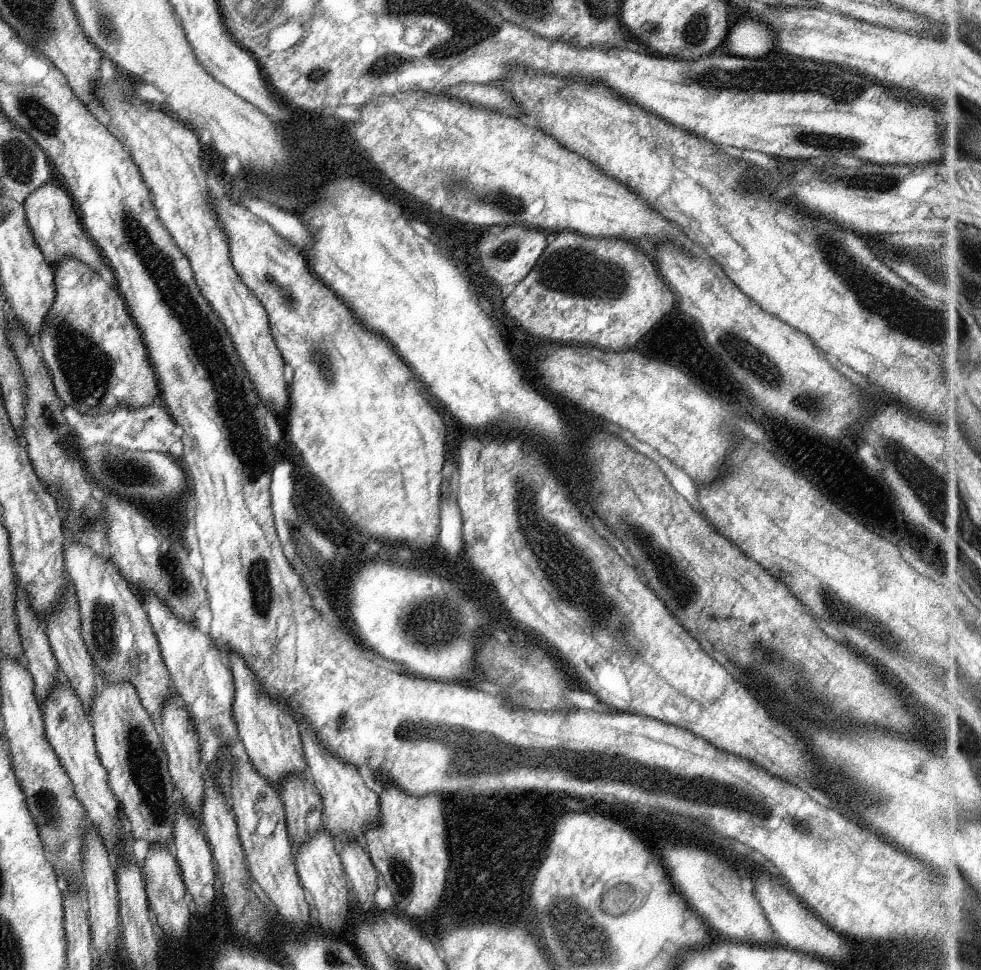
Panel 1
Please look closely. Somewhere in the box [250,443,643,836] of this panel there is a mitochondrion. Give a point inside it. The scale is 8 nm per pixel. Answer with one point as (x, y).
(433, 623)

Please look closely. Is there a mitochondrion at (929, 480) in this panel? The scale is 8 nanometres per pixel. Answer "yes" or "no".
yes

